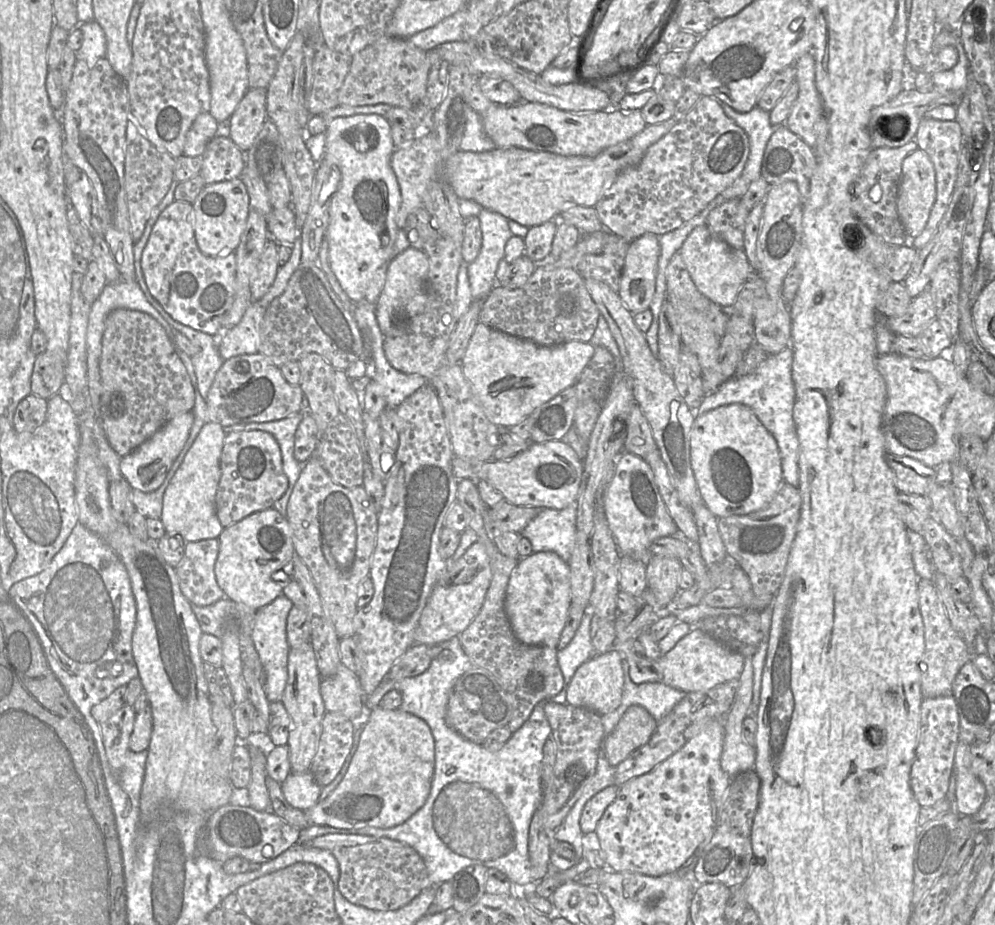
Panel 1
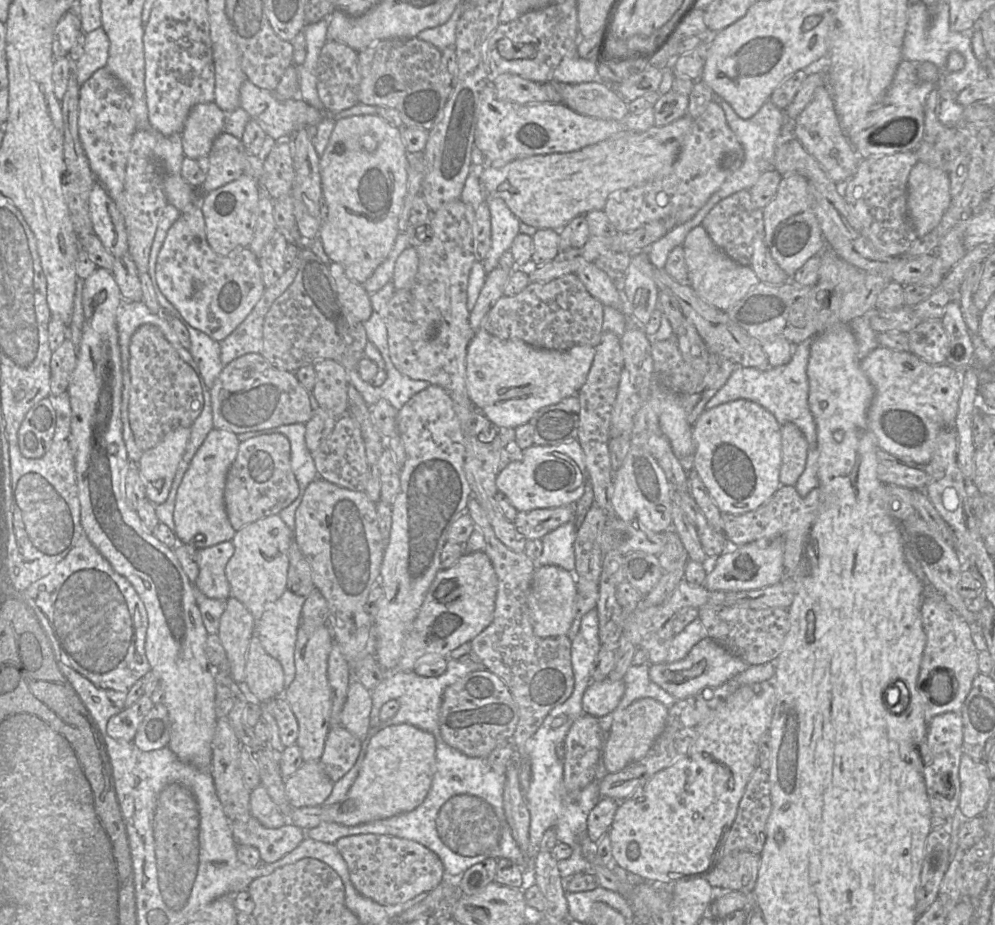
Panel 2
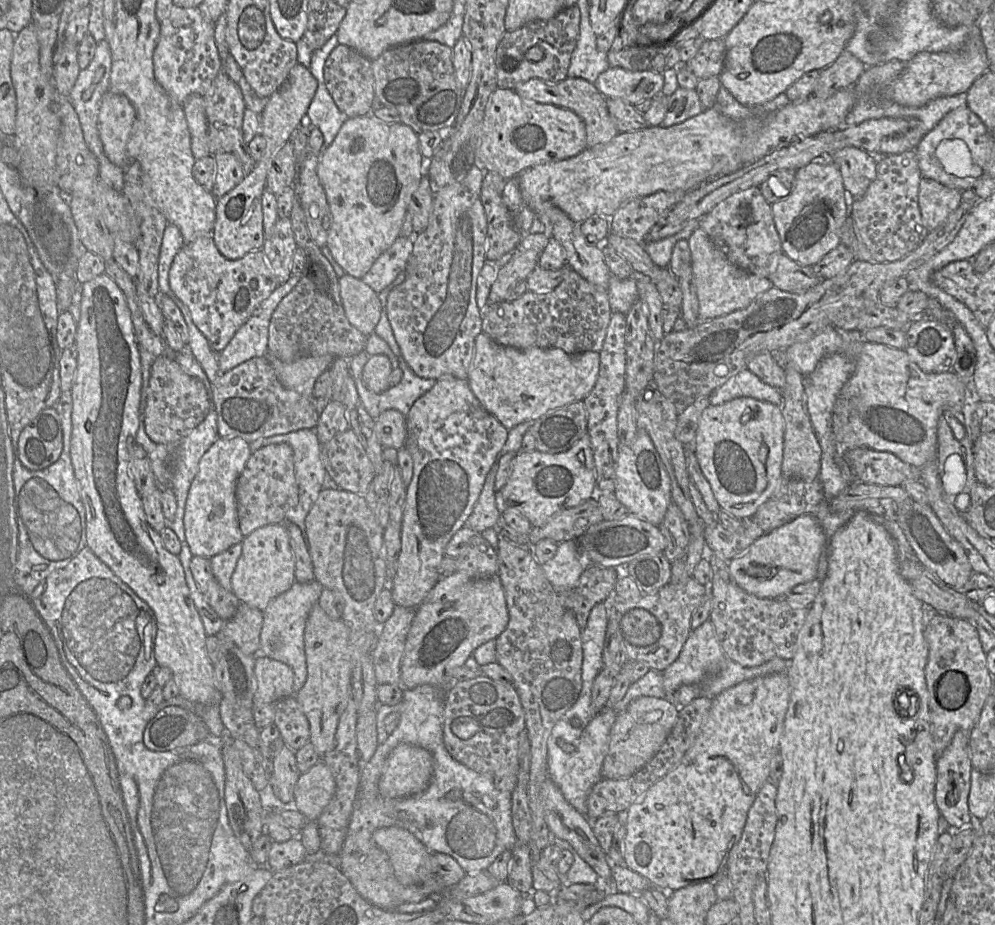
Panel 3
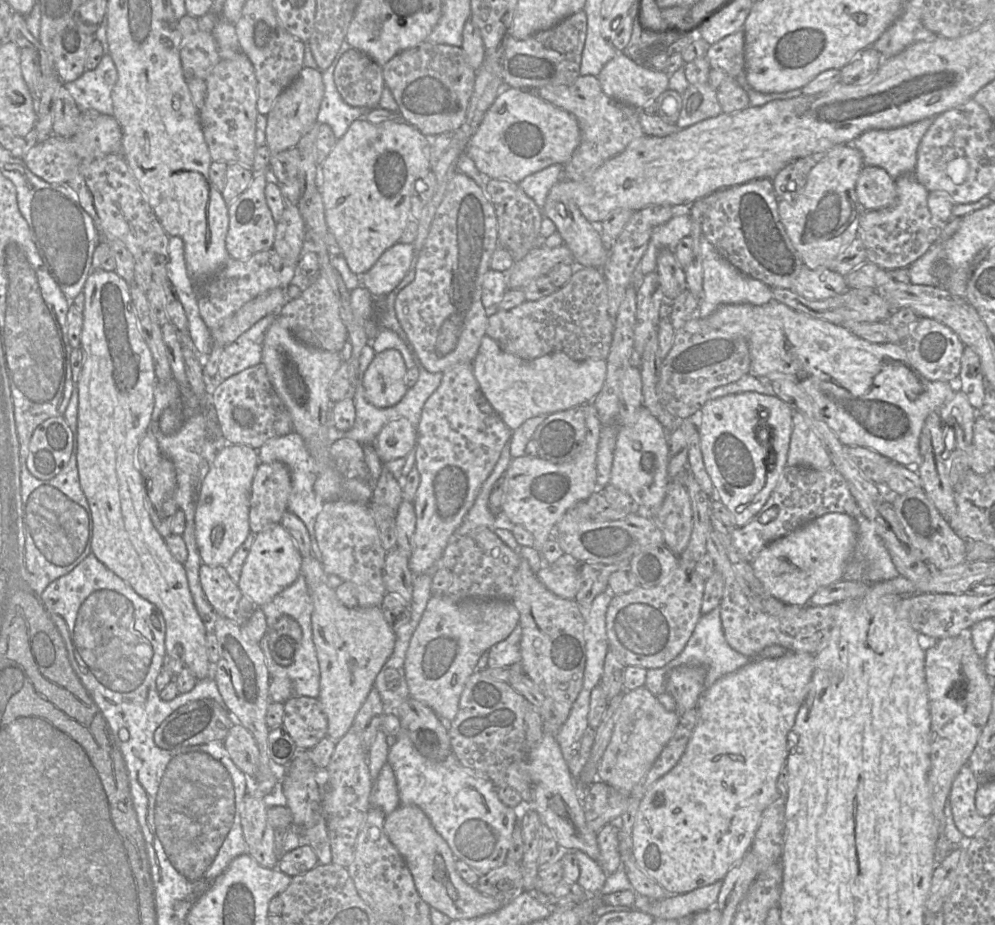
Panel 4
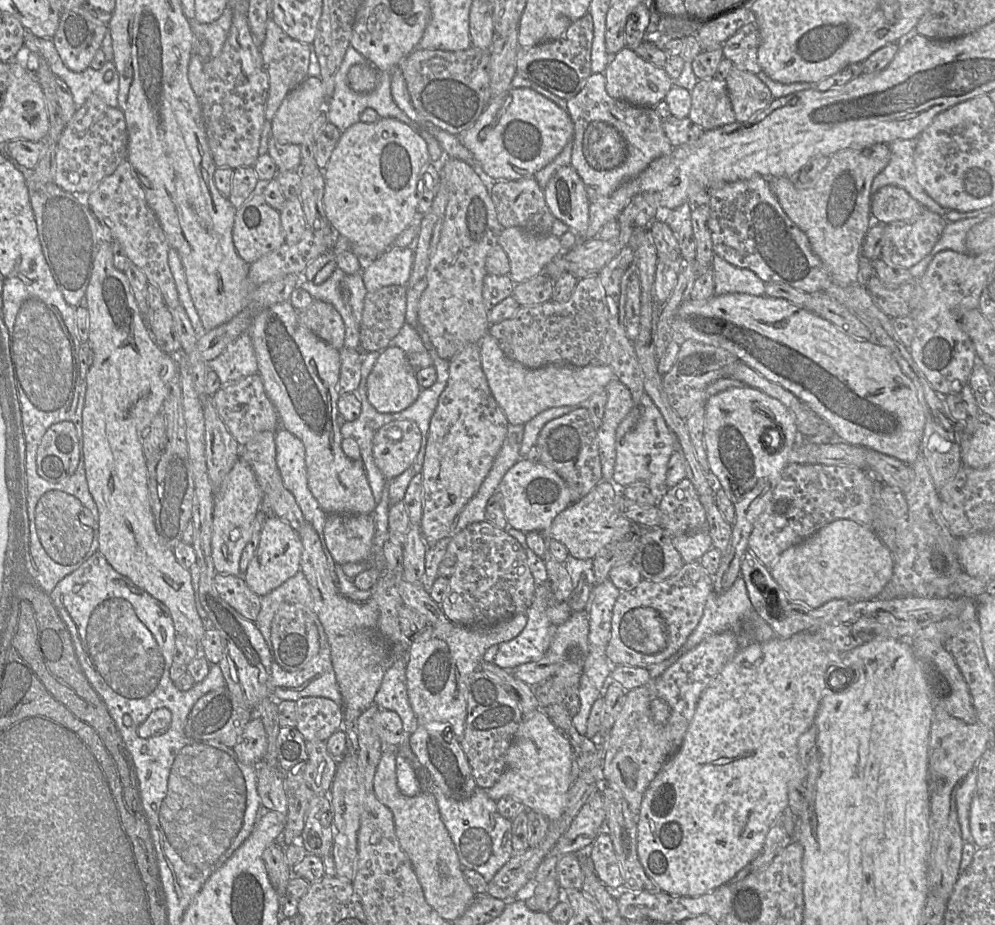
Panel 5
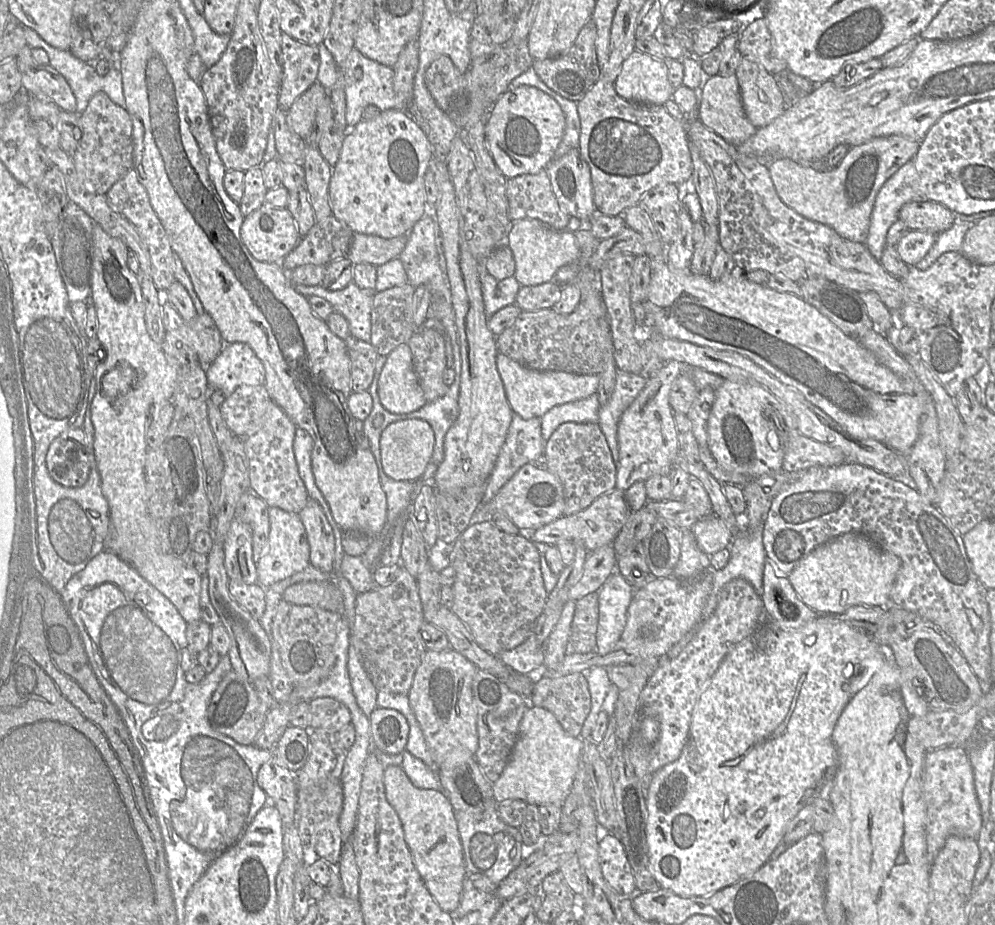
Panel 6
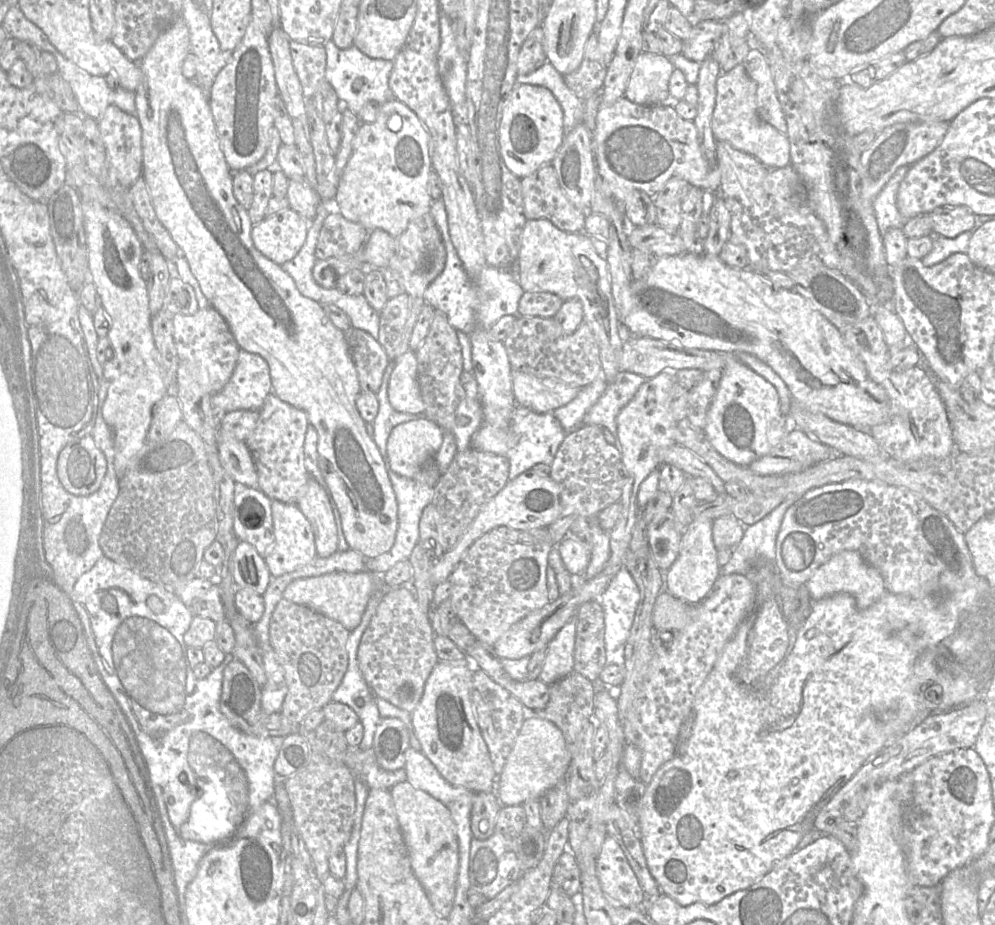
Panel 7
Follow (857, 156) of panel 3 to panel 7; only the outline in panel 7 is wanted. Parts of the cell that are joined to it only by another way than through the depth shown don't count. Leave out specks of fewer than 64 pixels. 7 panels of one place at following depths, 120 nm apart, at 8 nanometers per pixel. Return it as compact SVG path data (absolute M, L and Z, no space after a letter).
M966 206L937 207L929 214L932 219L932 235L946 238L955 238L966 231L975 230L975 214Z

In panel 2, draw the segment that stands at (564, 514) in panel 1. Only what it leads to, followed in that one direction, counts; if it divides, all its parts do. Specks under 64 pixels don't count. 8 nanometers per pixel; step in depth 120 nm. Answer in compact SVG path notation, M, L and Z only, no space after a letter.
M569 521L541 538L542 553L536 560L537 566L553 565L574 574L575 555L573 543L576 527Z

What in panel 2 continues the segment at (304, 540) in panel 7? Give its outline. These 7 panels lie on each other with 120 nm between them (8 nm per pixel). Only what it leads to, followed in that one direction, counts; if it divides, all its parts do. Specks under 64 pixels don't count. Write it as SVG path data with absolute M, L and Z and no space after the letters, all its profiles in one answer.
M271 515L244 526L236 531L231 540L235 550L225 568L230 595L247 608L255 622L287 590L288 551L292 540L292 530L279 515Z

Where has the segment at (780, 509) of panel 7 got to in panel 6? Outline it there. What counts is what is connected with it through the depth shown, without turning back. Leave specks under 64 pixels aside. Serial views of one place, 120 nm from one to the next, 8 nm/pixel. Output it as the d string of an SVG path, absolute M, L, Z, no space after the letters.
M763 526L754 529L741 529L733 538L729 549L730 558L720 570L712 572L711 587L714 587L705 617L715 605L715 594L725 583L735 578L749 582L761 596L766 552L762 540Z

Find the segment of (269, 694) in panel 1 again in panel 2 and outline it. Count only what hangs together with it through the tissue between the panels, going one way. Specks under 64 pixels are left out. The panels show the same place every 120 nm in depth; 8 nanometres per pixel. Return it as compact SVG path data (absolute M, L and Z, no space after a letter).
M286 590L255 622L254 634L261 646L283 668L285 689L295 677L294 650L305 599Z

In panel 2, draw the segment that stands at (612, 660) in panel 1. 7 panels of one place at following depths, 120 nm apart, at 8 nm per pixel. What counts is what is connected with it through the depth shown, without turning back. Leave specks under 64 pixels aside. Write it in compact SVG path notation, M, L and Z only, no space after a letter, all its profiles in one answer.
M623 680L591 681L582 697L584 713L596 718L607 715L616 708L624 690Z

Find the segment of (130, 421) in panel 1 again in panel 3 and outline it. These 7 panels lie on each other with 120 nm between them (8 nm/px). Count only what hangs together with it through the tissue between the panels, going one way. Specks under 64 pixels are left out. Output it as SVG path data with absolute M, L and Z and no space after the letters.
M167 356L157 357L151 365L146 408L143 412L143 422L146 434L156 444L171 443L185 437L193 430L208 414L211 408L211 399L203 383L189 374L182 367Z

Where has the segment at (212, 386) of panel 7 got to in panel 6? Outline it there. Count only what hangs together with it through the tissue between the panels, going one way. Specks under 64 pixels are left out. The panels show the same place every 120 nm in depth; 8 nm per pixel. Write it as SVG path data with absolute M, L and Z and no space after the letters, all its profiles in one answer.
M162 302L161 313L165 330L178 333L187 340L206 372L226 345L211 316L205 312L197 315L194 320L185 322L167 302Z

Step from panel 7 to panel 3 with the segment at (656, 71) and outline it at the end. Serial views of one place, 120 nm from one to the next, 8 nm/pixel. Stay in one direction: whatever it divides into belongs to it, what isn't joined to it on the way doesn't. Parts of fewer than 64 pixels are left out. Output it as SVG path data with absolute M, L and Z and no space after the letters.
M609 67L599 75L594 85L606 98L619 98L636 105L661 93L664 76L651 70L634 72Z

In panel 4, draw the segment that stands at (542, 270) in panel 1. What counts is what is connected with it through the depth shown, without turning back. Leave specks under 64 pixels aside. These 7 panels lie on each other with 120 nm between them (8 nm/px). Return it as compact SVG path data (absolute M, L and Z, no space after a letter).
M577 267L569 281L552 294L536 301L525 300L510 310L486 309L488 324L486 335L492 338L501 350L531 360L553 352L566 353L573 360L605 360L609 354L613 334L613 322L608 314L607 284L602 269Z

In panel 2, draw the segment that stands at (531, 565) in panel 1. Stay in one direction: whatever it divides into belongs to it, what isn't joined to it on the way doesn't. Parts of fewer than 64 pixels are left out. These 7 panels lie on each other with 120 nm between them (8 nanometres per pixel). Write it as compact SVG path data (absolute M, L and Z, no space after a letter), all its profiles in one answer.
M537 566L528 595L528 606L534 633L542 638L566 635L575 614L577 588L574 574L560 567Z

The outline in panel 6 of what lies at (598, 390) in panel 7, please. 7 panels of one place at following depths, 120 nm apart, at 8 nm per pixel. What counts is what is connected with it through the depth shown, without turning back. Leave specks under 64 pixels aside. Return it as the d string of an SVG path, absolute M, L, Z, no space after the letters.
M596 392L587 398L555 406L541 418L541 433L547 440L565 422L596 423L600 404Z

